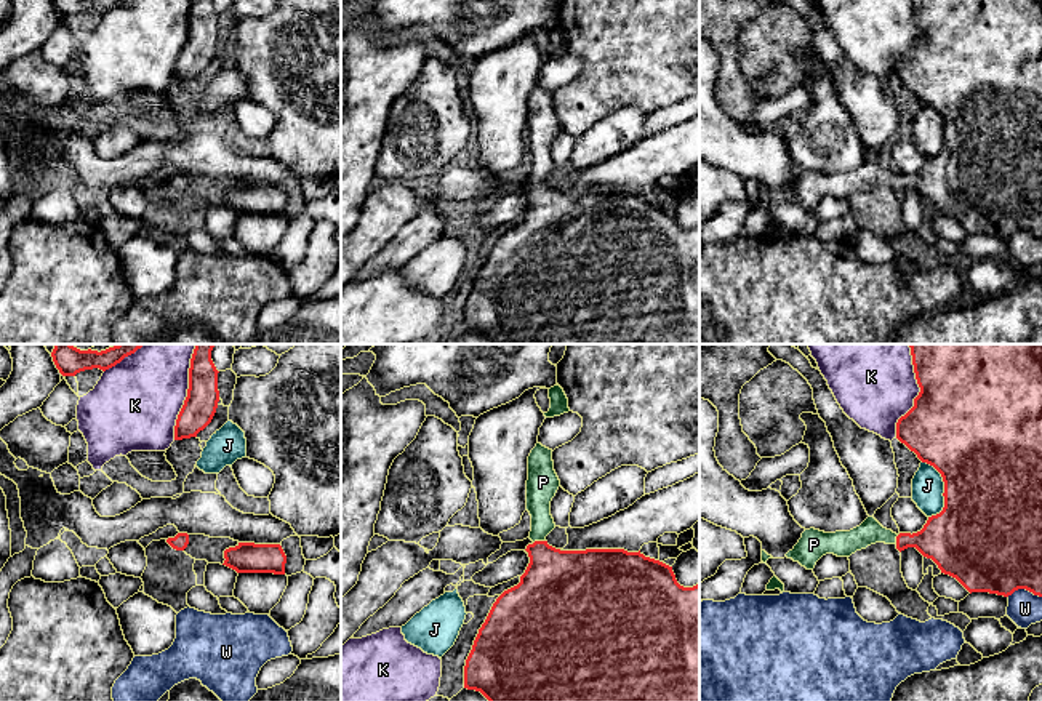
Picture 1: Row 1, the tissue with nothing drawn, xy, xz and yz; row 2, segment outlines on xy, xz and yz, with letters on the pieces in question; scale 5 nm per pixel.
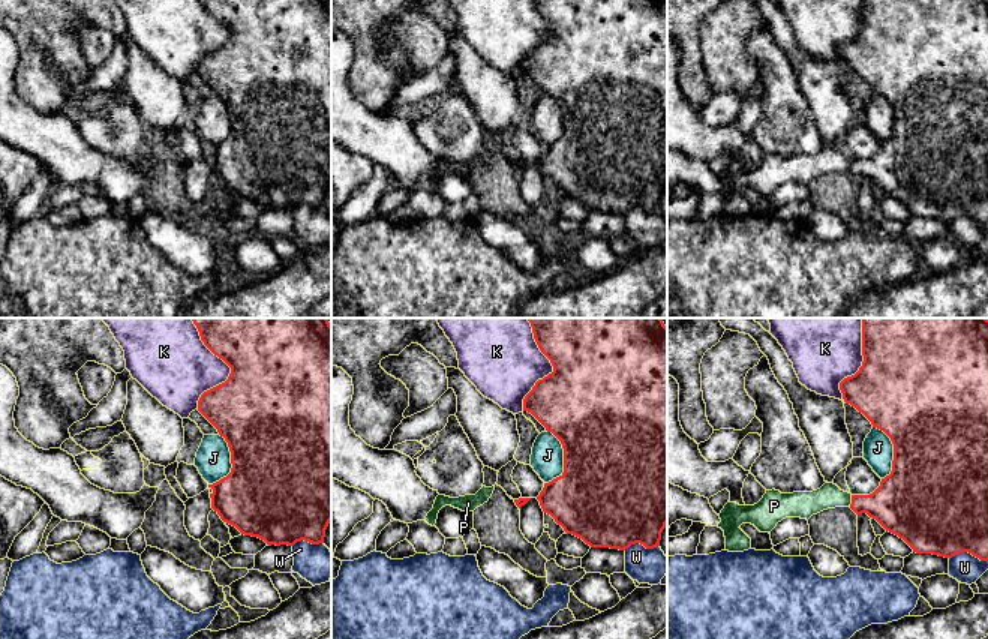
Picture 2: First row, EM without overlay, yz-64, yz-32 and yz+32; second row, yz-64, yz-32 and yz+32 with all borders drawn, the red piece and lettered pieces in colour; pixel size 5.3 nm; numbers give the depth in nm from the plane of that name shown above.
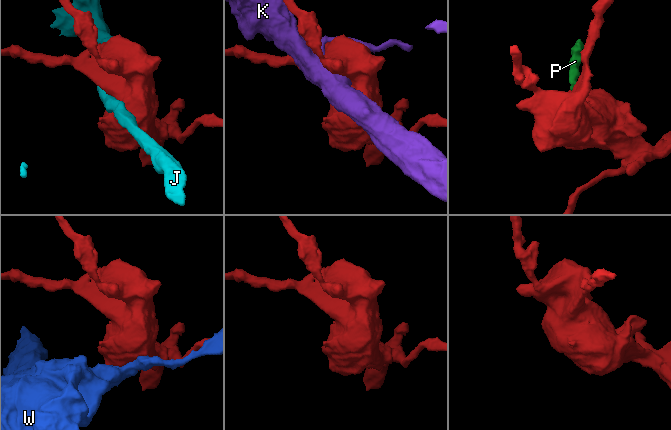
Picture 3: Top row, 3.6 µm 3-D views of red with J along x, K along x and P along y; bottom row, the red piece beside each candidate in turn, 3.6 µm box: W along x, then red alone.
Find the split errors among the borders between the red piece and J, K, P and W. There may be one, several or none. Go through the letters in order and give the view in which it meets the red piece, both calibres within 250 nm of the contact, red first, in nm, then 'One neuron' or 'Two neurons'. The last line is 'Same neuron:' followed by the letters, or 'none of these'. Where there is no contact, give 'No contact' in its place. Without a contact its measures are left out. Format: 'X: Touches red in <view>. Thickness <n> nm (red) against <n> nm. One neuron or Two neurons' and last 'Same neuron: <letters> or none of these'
J: Touches red in yz. Thickness 500 nm (red) against 160 nm. Two neurons
K: Touches red in xy. Thickness 160 nm (red) against 420 nm. Two neurons
P: Touches red in xz. Thickness 360 nm (red) against 140 nm. One neuron
W: Touches red in yz. Thickness 460 nm (red) against 170 nm. Two neurons
Same neuron: P

